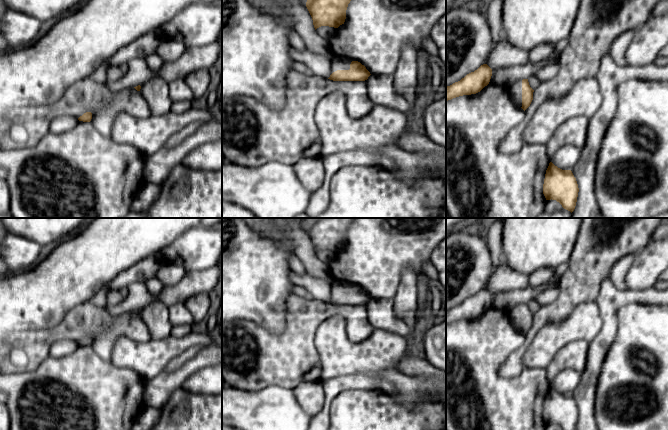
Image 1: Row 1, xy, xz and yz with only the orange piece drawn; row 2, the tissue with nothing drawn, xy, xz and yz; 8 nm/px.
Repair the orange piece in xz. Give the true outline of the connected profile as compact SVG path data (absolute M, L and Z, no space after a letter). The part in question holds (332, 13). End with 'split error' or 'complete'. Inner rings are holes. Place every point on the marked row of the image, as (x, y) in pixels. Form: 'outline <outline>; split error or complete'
outline M307 0L306 7L315 30L321 26L338 28L344 24L351 0Z; complete

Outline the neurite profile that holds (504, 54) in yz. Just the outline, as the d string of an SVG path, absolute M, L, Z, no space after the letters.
M506 37L496 44L487 60L491 69L506 68L530 63L529 52L513 46Z

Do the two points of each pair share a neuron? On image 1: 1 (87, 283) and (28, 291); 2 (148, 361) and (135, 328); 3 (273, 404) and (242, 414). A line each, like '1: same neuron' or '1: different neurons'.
1: same neuron
2: different neurons
3: same neuron

